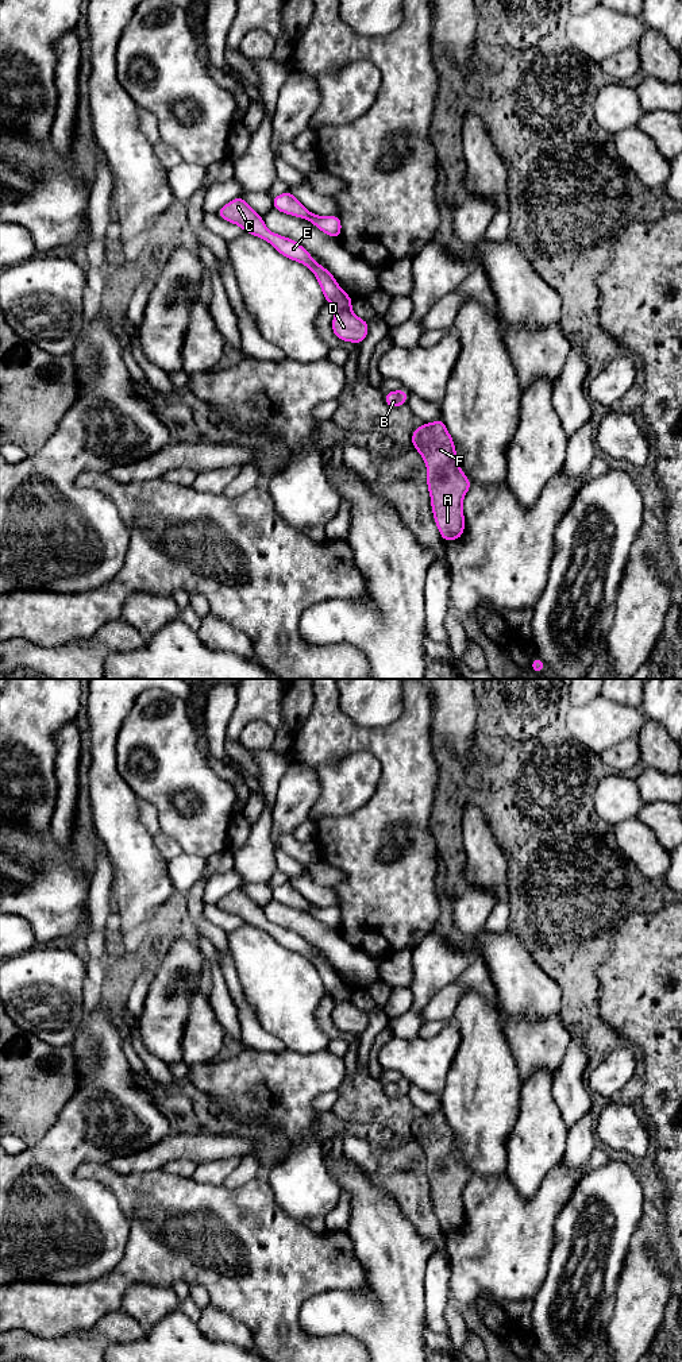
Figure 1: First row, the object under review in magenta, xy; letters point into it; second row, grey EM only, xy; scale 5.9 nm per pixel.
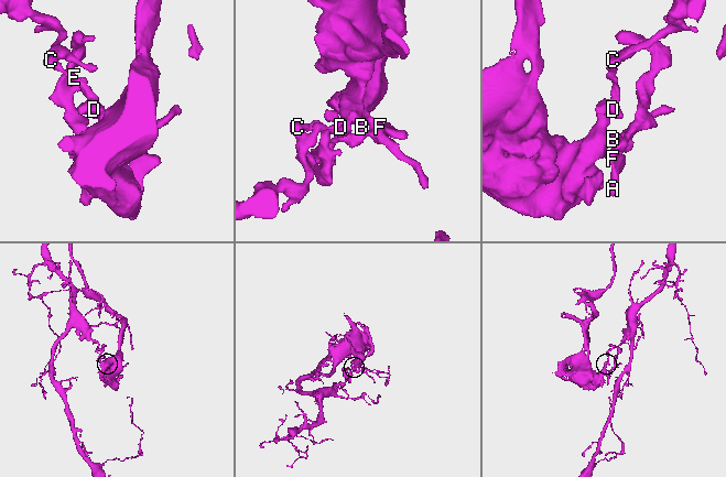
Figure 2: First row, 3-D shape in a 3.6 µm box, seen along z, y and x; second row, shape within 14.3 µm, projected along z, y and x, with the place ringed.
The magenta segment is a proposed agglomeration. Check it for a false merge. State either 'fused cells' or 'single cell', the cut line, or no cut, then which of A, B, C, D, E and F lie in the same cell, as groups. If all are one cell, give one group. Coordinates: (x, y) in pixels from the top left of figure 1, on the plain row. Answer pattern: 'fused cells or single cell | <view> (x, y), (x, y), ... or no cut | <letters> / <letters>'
fused cells | xy (349, 999), (335, 1004) | A B D F / C E

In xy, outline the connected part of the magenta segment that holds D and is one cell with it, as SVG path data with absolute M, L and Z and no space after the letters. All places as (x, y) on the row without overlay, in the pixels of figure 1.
M344 1000L335 1004L331 1019L339 1031L362 1035L369 1025L369 1012L355 1007L351 1000Z

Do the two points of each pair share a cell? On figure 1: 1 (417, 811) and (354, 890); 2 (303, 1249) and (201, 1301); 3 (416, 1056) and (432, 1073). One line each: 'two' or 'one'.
1: one
2: two
3: one

